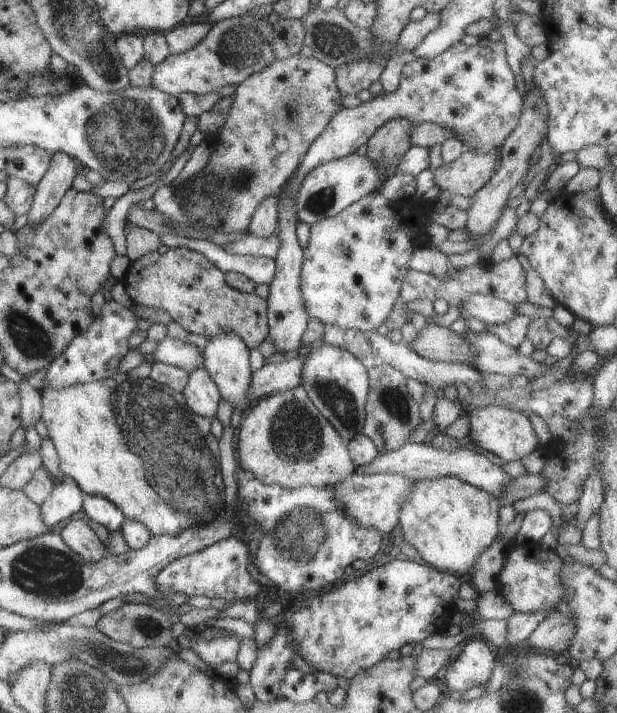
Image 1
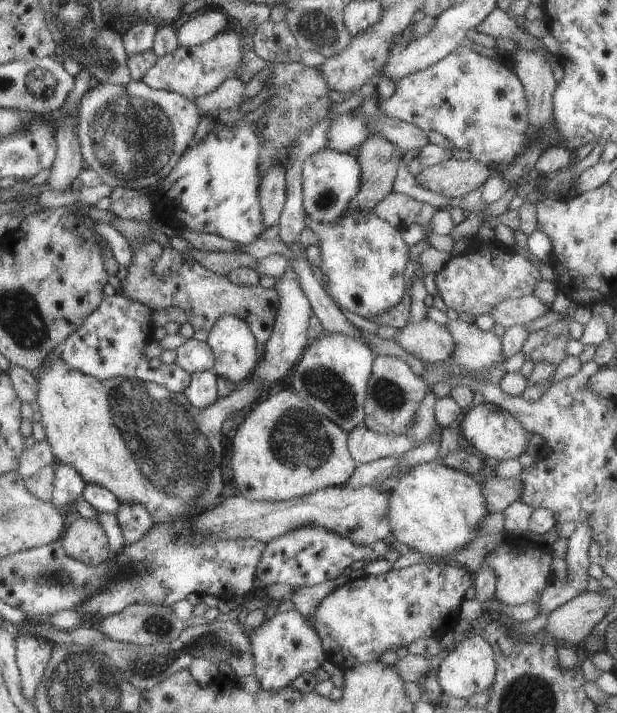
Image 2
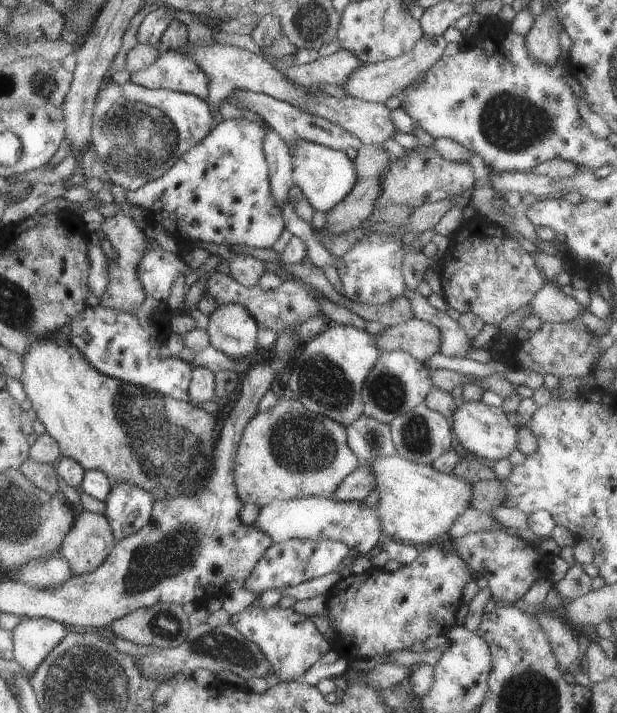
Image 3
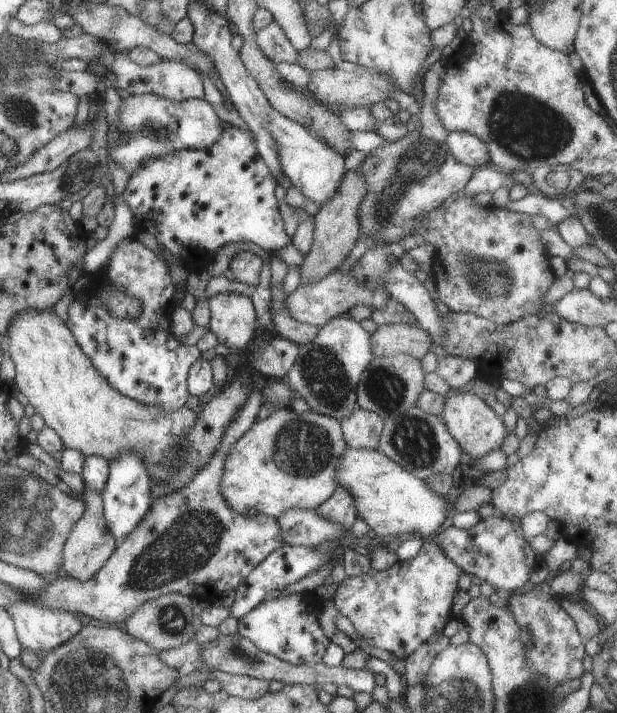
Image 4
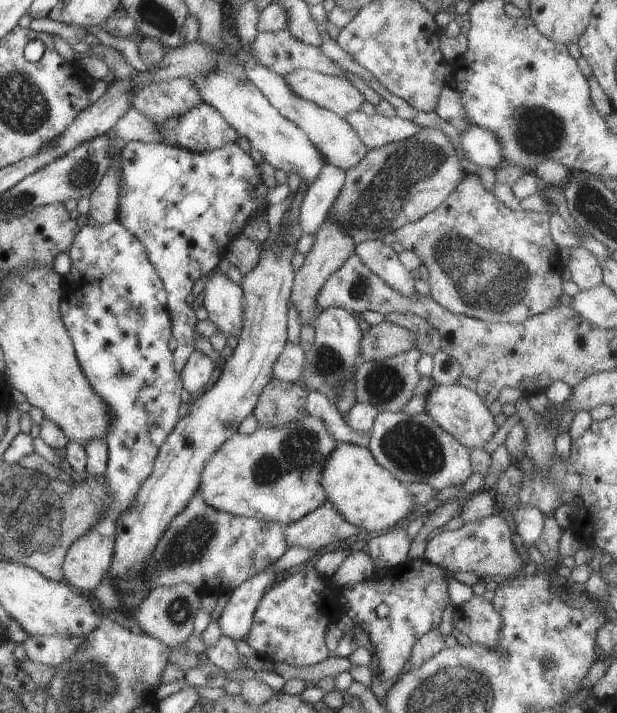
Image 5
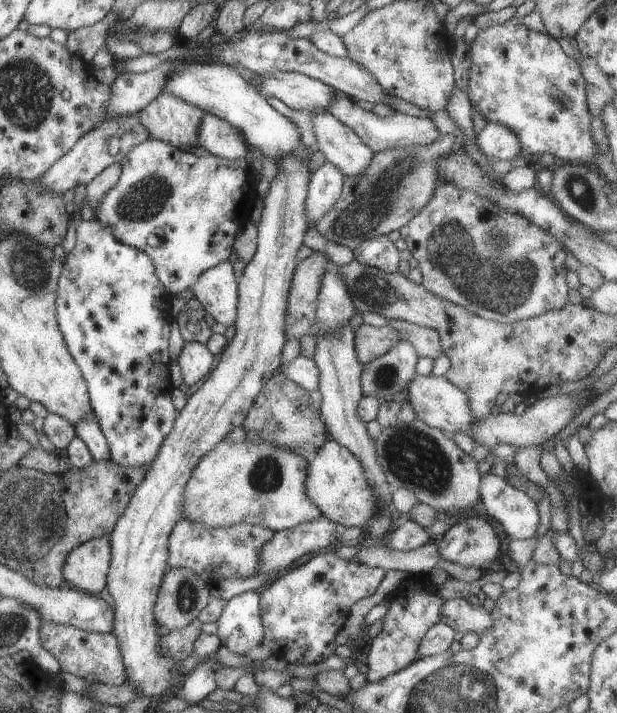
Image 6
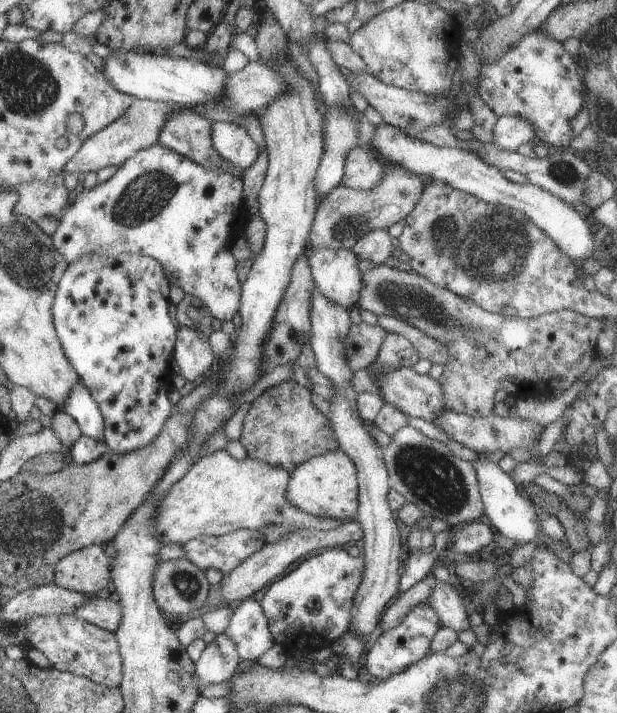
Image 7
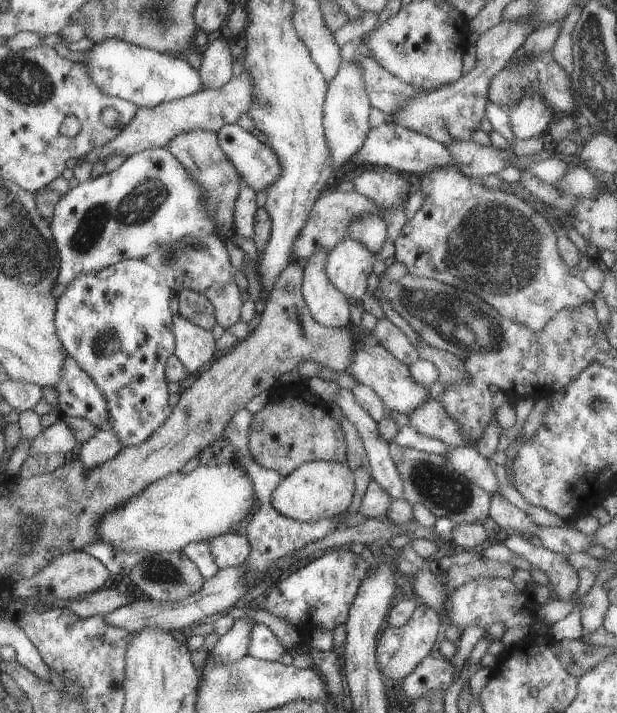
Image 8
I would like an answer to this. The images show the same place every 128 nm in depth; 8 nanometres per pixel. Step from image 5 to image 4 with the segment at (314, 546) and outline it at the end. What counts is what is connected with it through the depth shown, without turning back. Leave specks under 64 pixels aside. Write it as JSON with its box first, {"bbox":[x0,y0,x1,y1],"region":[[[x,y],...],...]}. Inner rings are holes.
{"bbox":[314,486,357,529],"region":[[[339,486],[314,511],[315,514],[319,512],[318,515],[325,520],[337,523],[342,529],[349,529],[357,517],[352,496],[347,489]]]}

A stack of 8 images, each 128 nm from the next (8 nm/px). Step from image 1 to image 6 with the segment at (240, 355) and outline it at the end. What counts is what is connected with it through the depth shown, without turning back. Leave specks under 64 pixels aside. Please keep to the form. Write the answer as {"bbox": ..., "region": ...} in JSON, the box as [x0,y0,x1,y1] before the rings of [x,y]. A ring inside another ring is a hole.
{"bbox":[189,261,238,327],"region":[[[228,261],[205,270],[189,288],[203,311],[225,327],[235,324],[238,284]]]}

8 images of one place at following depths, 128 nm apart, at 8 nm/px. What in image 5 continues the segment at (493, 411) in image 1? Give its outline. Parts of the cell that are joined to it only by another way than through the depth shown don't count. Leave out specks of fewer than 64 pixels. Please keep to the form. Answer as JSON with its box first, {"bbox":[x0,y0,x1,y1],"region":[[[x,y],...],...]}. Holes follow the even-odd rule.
{"bbox":[423,383,497,450],"region":[[[457,383],[433,385],[424,398],[423,413],[427,413],[437,426],[440,426],[469,450],[481,449],[497,431],[494,416],[489,413],[489,409],[484,405],[481,397]]]}

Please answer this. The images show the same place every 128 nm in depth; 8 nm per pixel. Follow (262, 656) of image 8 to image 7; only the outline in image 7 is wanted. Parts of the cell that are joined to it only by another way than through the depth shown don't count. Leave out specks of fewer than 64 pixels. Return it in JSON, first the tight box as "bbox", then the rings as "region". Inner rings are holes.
{"bbox":[223,597,274,661],"region":[[[248,597],[231,607],[231,618],[223,634],[235,644],[239,659],[257,661],[274,644],[261,606]]]}

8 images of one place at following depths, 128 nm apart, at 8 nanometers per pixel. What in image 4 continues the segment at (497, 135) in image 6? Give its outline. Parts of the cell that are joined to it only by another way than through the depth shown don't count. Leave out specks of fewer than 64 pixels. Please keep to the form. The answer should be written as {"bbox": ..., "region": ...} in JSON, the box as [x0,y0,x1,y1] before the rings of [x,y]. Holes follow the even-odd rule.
{"bbox":[446,131,489,169],"region":[[[449,131],[446,138],[452,157],[472,169],[489,164],[486,142],[467,131]]]}

